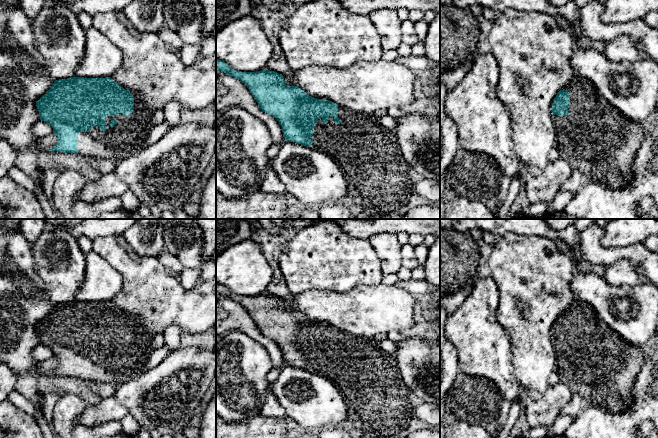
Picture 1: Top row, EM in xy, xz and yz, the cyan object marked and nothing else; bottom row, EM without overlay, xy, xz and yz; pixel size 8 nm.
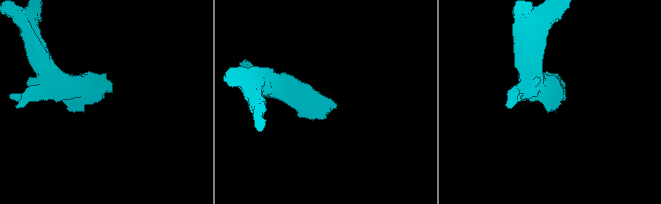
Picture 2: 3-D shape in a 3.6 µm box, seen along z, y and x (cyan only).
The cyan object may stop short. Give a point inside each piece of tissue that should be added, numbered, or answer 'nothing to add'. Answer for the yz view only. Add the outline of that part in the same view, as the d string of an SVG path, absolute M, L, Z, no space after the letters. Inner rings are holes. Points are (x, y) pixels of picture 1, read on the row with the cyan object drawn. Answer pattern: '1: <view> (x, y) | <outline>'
1: yz (595, 139) | M574 74L564 88L570 93L568 116L552 113L556 126L556 146L559 156L567 160L574 170L582 173L588 182L601 184L612 189L624 188L633 178L632 165L650 124L639 124L624 118L597 90L588 79Z

